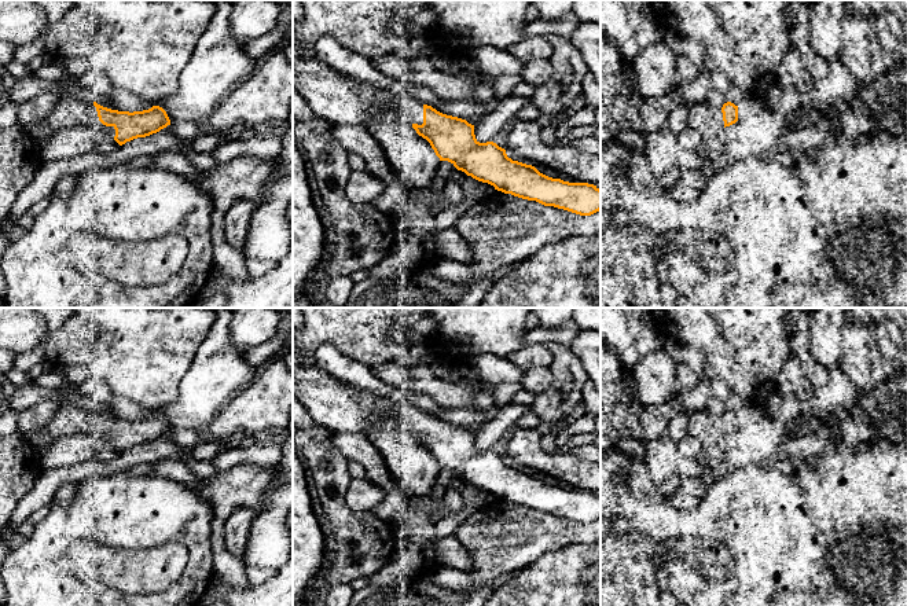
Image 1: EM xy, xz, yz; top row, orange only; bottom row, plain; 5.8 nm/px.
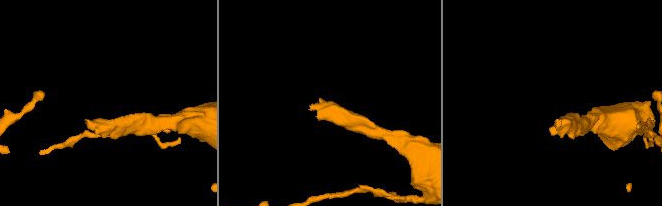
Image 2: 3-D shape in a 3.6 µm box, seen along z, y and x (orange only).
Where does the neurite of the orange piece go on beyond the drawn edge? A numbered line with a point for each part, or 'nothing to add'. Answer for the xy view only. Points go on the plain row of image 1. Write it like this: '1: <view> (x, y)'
1: xy (70, 419)

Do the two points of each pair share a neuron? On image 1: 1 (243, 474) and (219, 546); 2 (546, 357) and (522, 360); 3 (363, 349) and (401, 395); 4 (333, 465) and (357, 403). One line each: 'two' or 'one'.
1: one
2: one
3: two
4: two

